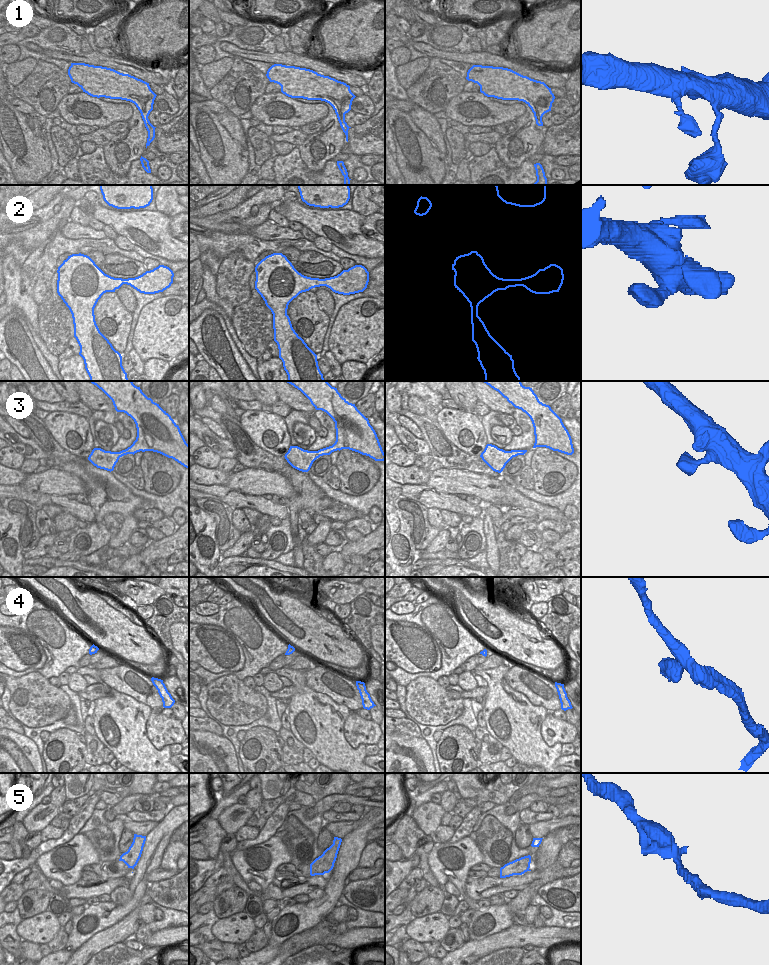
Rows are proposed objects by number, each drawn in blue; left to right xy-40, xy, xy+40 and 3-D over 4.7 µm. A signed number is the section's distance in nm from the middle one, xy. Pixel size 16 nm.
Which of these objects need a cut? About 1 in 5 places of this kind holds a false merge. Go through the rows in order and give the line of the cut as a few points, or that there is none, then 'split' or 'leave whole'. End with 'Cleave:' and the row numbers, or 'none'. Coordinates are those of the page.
1: cut none; leave whole
2: cut none; leave whole
3: cut none; leave whole
4: cut none; leave whole
5: cut none; leave whole
Cleave: none

